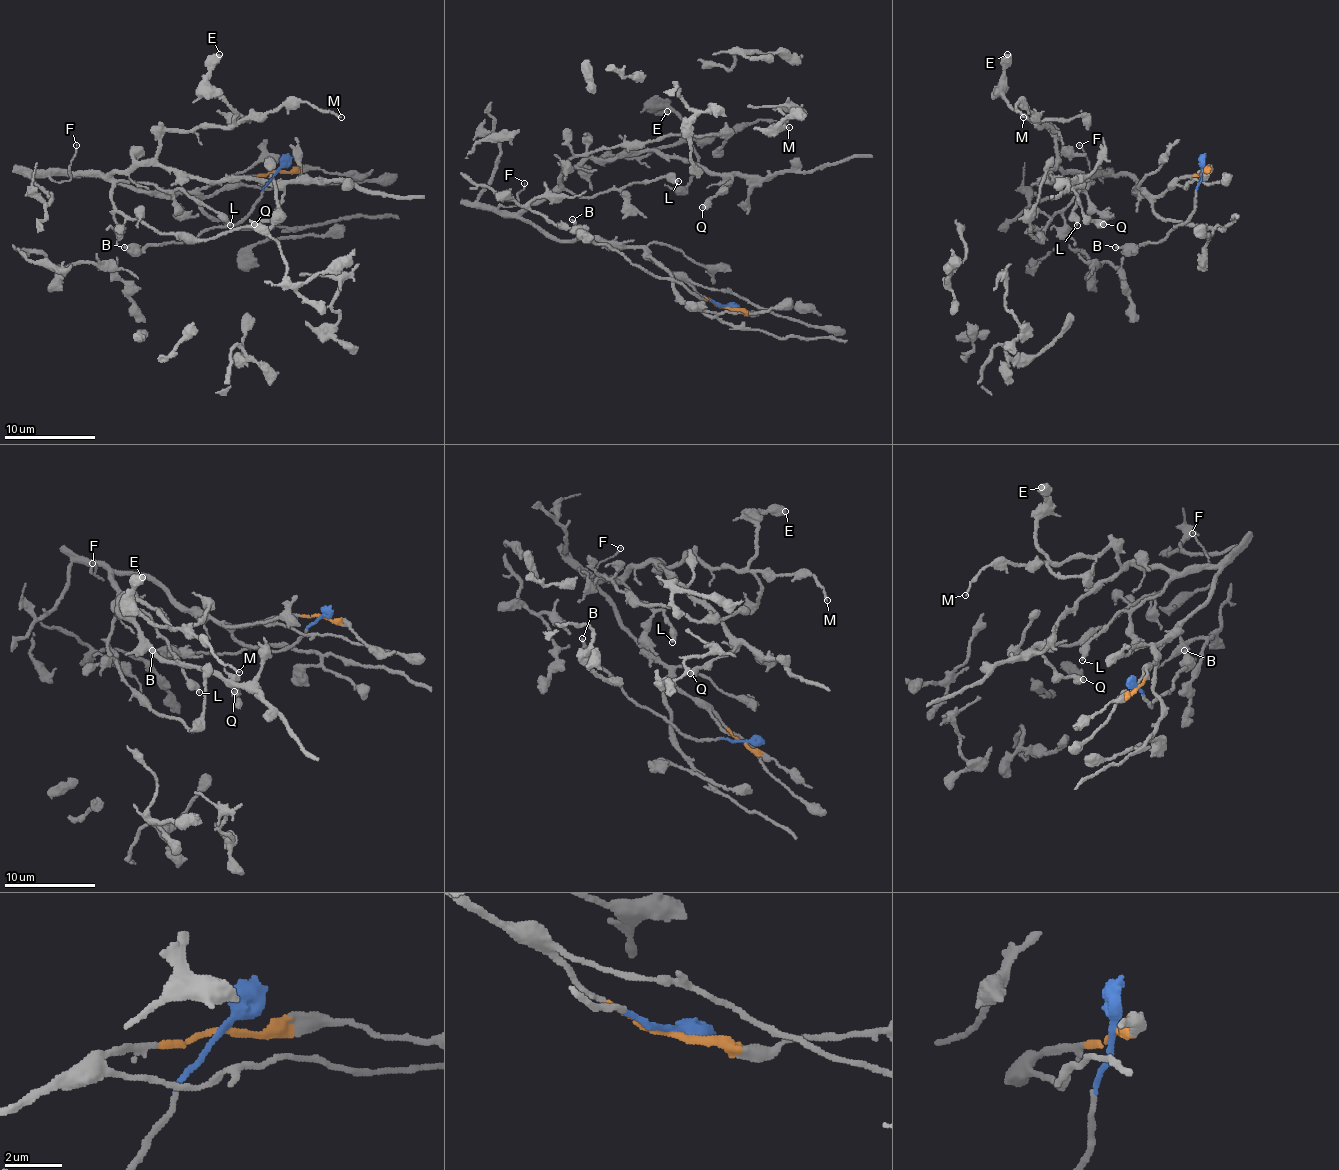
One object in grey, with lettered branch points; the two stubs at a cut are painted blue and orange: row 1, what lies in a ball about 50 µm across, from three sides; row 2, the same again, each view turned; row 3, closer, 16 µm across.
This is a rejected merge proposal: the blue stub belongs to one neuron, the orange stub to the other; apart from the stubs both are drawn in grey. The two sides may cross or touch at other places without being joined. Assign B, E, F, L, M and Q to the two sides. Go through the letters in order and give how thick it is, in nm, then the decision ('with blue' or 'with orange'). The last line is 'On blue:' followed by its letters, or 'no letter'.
B: 240 nm | with blue
E: 650 nm | with orange
F: 90 nm | with orange
L: 340 nm | with orange
M: 120 nm | with orange
Q: 600 nm | with orange
On blue: B

